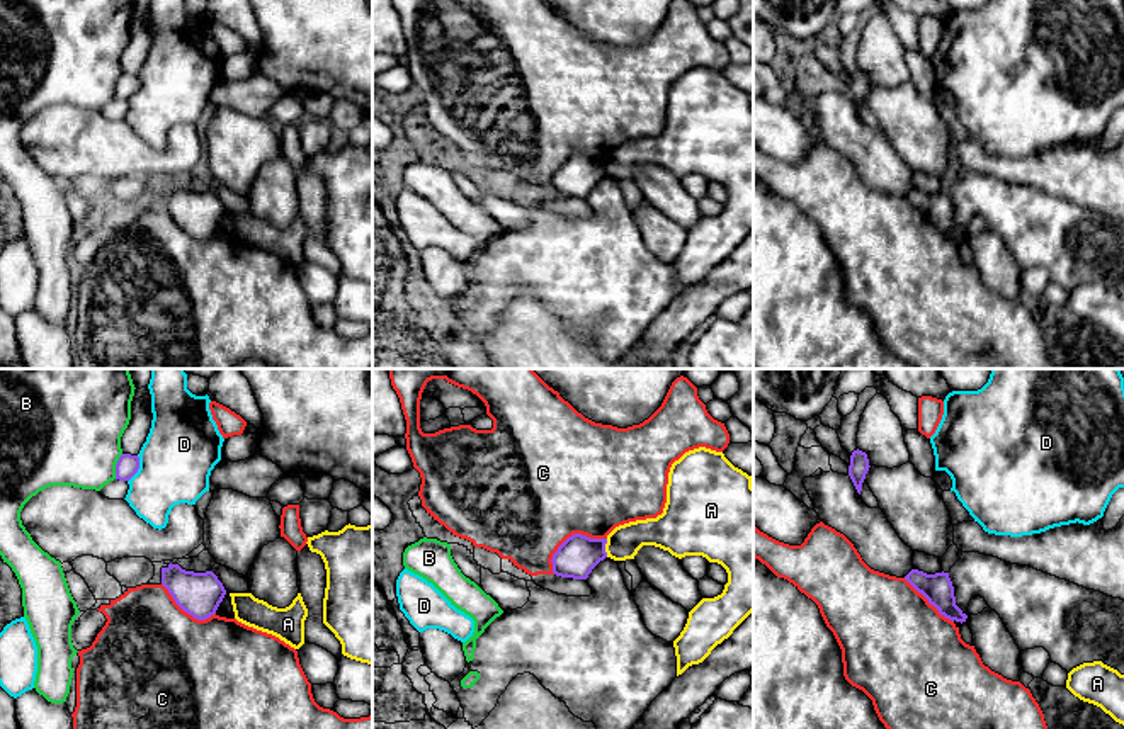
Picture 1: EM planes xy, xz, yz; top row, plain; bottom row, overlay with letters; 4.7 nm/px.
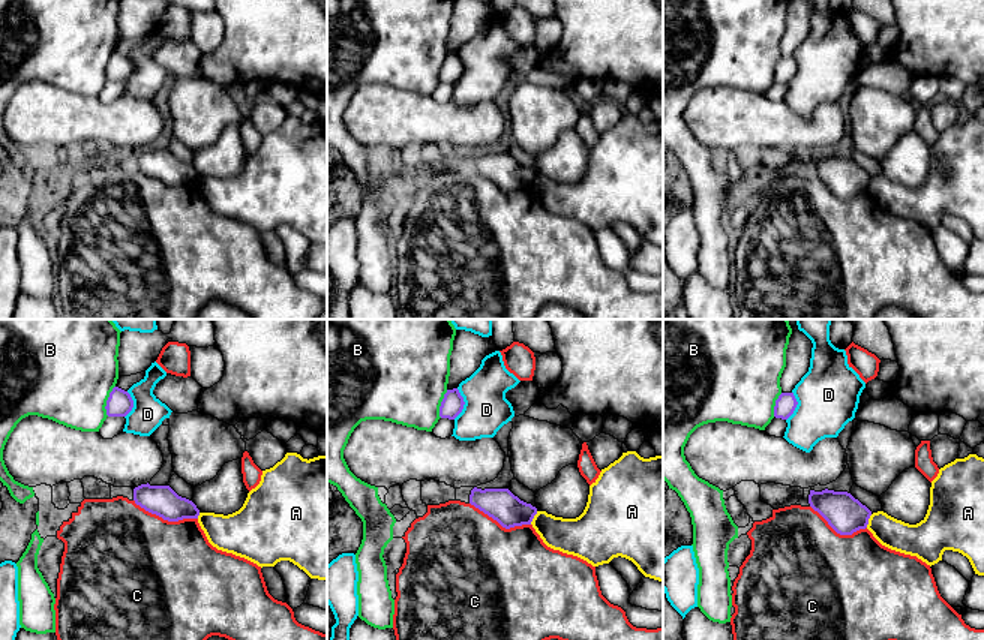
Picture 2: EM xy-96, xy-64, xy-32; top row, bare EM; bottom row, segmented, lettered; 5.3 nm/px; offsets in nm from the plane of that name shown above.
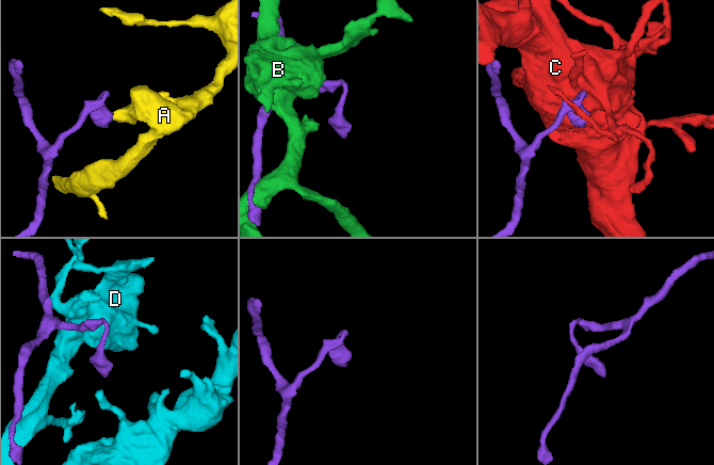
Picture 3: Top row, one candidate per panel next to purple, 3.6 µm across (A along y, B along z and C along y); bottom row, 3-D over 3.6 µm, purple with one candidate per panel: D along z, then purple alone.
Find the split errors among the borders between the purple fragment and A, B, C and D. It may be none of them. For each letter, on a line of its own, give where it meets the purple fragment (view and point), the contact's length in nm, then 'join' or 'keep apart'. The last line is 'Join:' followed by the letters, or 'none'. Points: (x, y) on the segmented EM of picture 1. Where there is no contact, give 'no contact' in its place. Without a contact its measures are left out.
A: xz (604, 548) | 90 nm | keep apart
B: xy (116, 466) | 130 nm | keep apart
C: xz (572, 536) | 300 nm | keep apart
D: xy (138, 468) | 140 nm | keep apart
Join: none

